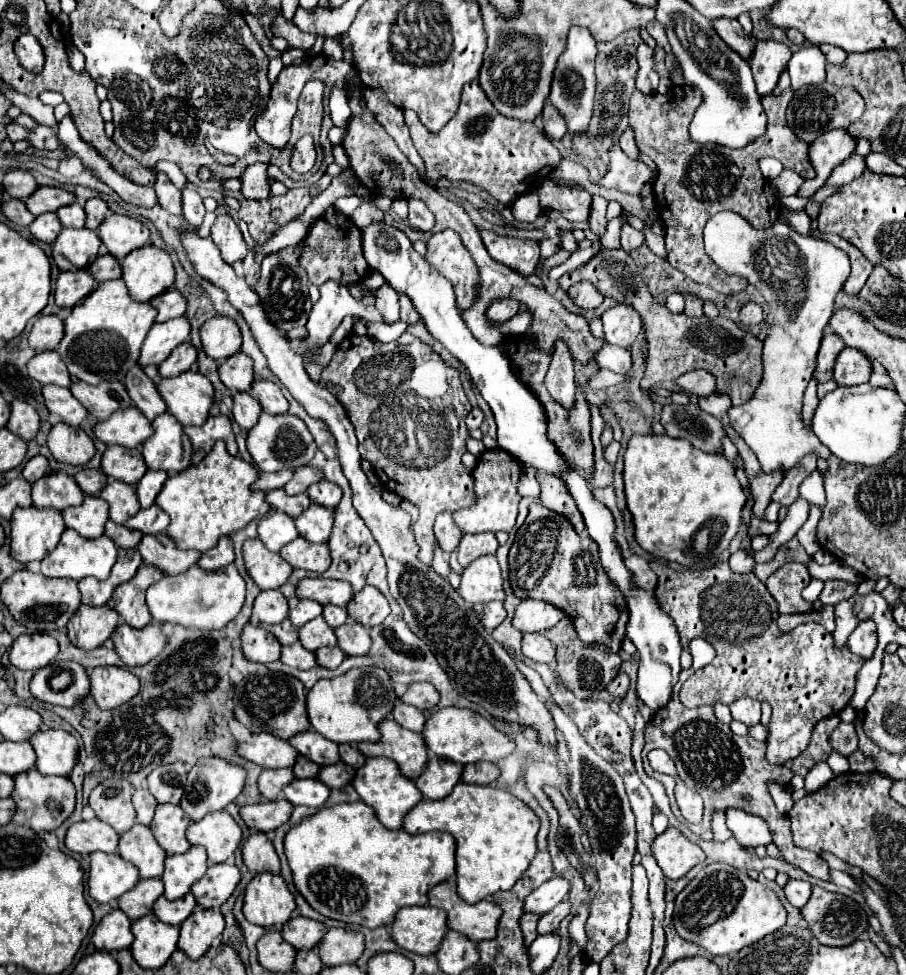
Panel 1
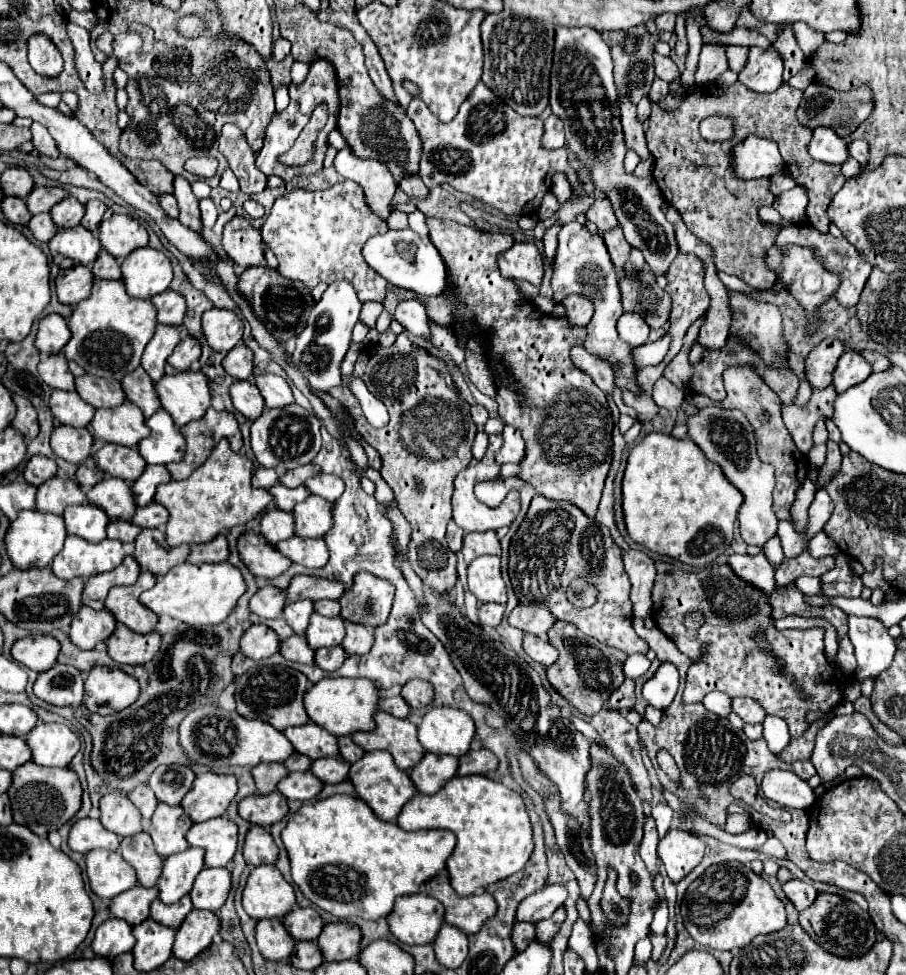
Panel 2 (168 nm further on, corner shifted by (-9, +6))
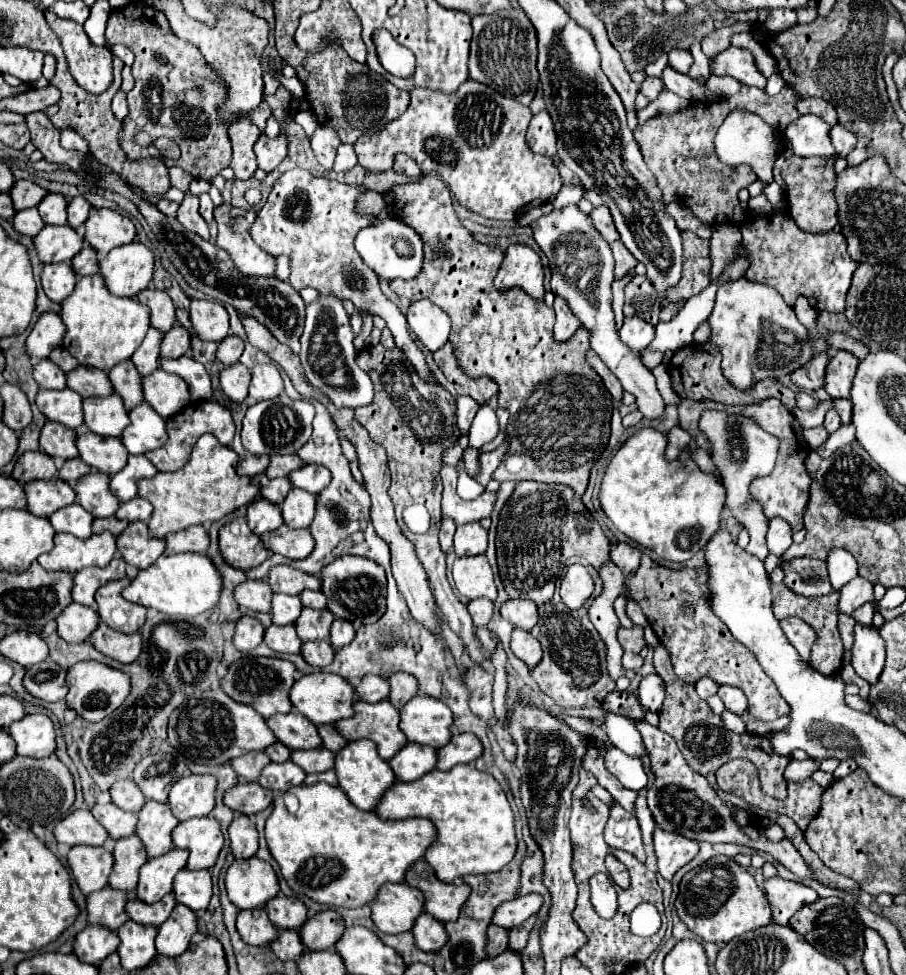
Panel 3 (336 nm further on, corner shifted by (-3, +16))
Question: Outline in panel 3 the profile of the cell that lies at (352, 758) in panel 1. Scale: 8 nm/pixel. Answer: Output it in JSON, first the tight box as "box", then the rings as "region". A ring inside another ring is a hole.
{"box":[317,724,347,754],"region":[[[327,724],[325,726],[317,726],[317,732],[319,732],[321,740],[323,740],[323,748],[331,750],[333,754],[339,752],[347,744],[347,740],[339,732],[335,732],[333,726],[327,726]]]}

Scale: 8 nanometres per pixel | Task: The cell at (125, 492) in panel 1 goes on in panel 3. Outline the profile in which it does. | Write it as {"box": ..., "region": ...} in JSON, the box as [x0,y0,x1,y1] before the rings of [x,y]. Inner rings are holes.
{"box":[75,472,119,518],"region":[[[91,472],[75,484],[77,504],[81,504],[95,518],[113,516],[119,508],[119,500],[109,492],[109,476]]]}

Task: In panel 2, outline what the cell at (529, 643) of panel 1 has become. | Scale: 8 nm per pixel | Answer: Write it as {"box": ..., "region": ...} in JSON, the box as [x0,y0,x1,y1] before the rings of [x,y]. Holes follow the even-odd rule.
{"box":[523,634,559,666],"region":[[[525,634],[525,638],[523,638],[523,650],[535,662],[539,662],[543,666],[551,666],[557,660],[557,656],[559,656],[559,650],[553,648],[545,636],[535,636],[535,634]]]}

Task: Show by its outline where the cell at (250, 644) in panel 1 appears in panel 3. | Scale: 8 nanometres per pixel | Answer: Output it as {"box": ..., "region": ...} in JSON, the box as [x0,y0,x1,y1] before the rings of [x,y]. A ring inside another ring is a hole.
{"box":[233,616,263,652],"region":[[[243,616],[235,622],[233,644],[237,650],[249,652],[249,650],[257,648],[261,642],[263,642],[263,626],[259,624],[259,620],[255,620],[251,616]]]}

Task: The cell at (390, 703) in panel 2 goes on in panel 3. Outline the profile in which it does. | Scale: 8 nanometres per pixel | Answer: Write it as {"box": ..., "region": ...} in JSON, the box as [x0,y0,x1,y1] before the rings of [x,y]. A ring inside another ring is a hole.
{"box":[355,674,389,702],"region":[[[367,674],[361,678],[359,686],[355,688],[355,694],[359,700],[365,700],[365,702],[379,702],[383,698],[389,696],[389,682],[383,680],[381,676],[373,676],[373,674]]]}

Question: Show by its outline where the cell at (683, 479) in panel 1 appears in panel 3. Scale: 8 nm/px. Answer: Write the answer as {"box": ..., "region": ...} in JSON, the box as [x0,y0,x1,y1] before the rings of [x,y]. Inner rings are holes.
{"box":[599,428,725,562],"region":[[[641,428],[637,434],[633,434],[611,458],[605,476],[601,480],[599,502],[607,518],[621,534],[653,550],[657,556],[665,560],[685,562],[693,554],[703,550],[709,538],[713,536],[713,532],[719,528],[719,516],[725,502],[725,488],[713,476],[703,474],[697,468],[697,464],[685,454],[677,462],[667,462],[663,456],[665,446],[667,446],[667,438],[653,428]]]}

